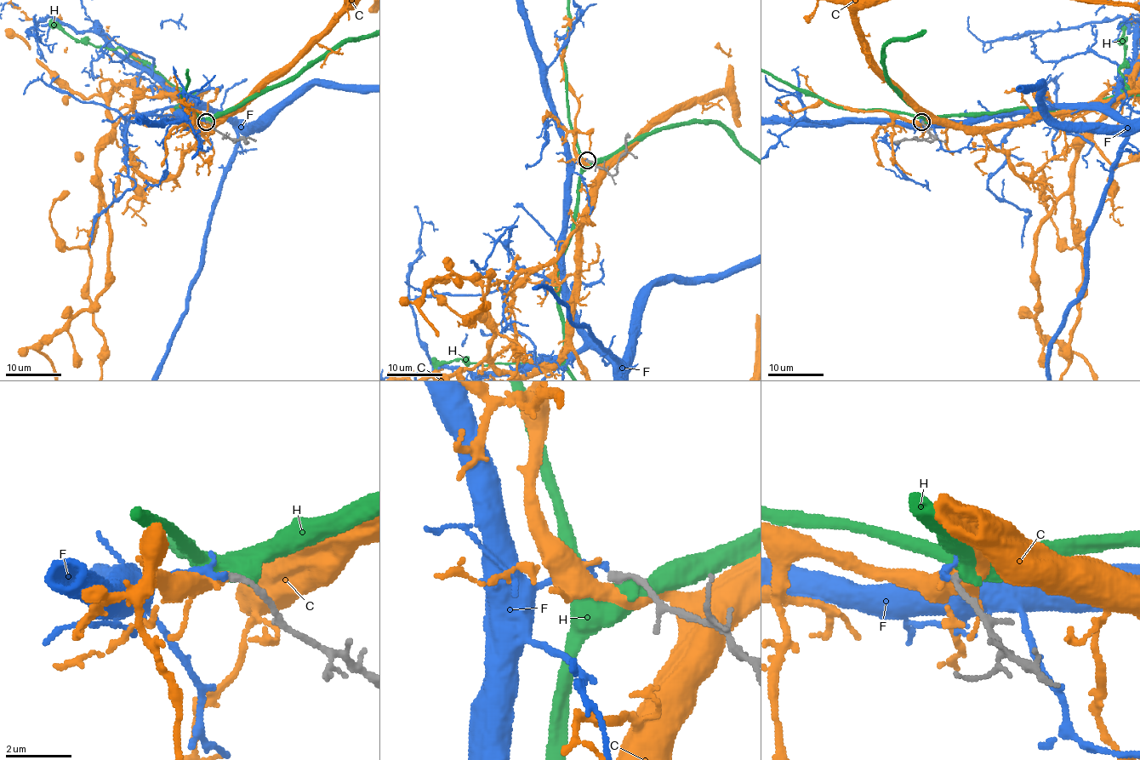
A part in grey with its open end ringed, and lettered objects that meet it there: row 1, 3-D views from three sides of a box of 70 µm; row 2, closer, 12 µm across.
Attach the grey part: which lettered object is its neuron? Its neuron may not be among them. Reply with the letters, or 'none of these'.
F

